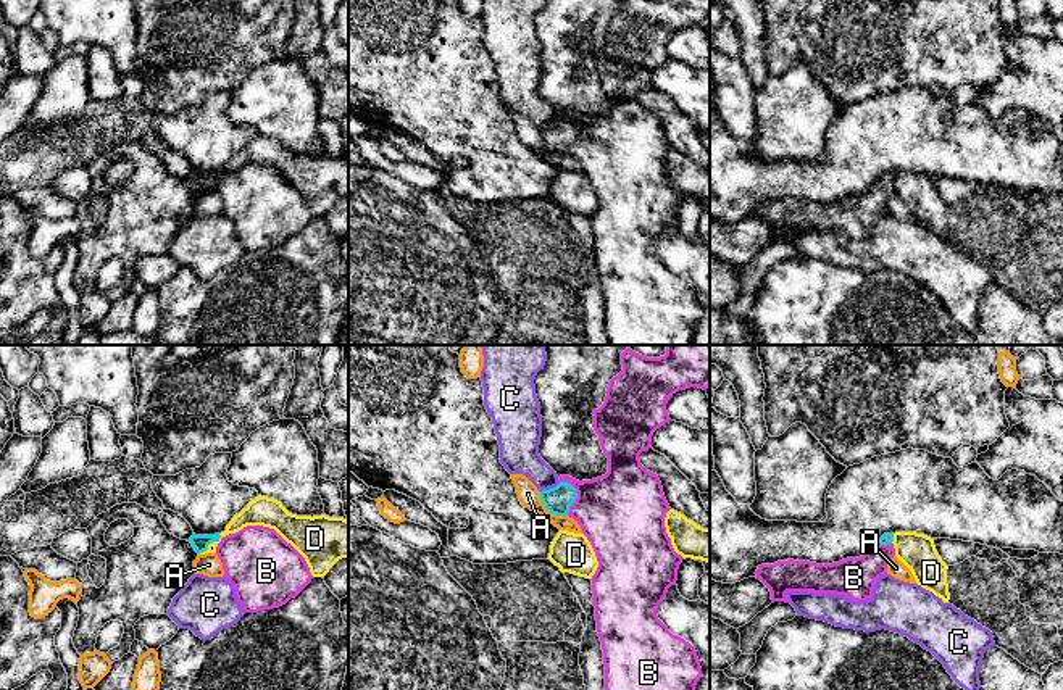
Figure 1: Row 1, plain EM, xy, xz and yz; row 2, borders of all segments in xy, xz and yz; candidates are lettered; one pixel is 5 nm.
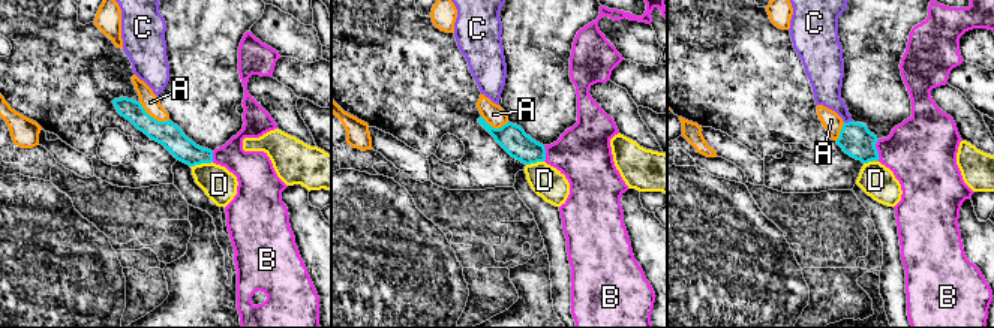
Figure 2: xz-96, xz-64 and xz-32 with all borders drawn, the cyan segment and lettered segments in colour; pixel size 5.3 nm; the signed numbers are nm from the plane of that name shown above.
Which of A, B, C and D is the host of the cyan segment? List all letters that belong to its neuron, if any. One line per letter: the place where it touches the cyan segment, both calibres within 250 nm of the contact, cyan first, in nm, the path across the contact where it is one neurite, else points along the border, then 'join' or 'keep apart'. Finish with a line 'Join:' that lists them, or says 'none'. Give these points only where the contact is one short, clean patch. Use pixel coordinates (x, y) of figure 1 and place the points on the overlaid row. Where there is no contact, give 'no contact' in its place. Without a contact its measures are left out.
A: contact xz (549, 511); calibres 140 and 110 nm; keep apart
B: contact xz (576, 495); calibres 140 and 420 nm; way xz (557, 500), (576, 495), (584, 502), (621, 513); join
C: contact xz (550, 489); calibres 140 and 190 nm; border xz (560, 482), (541, 492); keep apart
D: contact xy (208, 544); calibres 80 and 100 nm; border xy (221, 536), (199, 553); keep apart
Join: B

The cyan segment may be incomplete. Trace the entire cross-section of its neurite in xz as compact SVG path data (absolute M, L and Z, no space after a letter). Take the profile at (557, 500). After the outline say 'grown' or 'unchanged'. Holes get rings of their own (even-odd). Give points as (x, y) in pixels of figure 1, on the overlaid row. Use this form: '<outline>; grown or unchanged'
M666 345L666 355L660 358L642 356L631 348L621 353L623 371L607 387L607 397L598 409L594 409L594 430L608 458L608 472L592 480L576 480L560 476L558 485L540 492L547 511L557 516L569 516L590 542L598 567L592 576L597 632L603 650L605 690L695 690L702 675L695 648L684 638L673 635L658 619L657 608L665 600L671 585L676 585L682 556L677 555L666 534L665 518L671 509L657 474L647 471L639 455L652 448L652 435L669 422L666 403L679 390L710 387L710 345Z; grown

